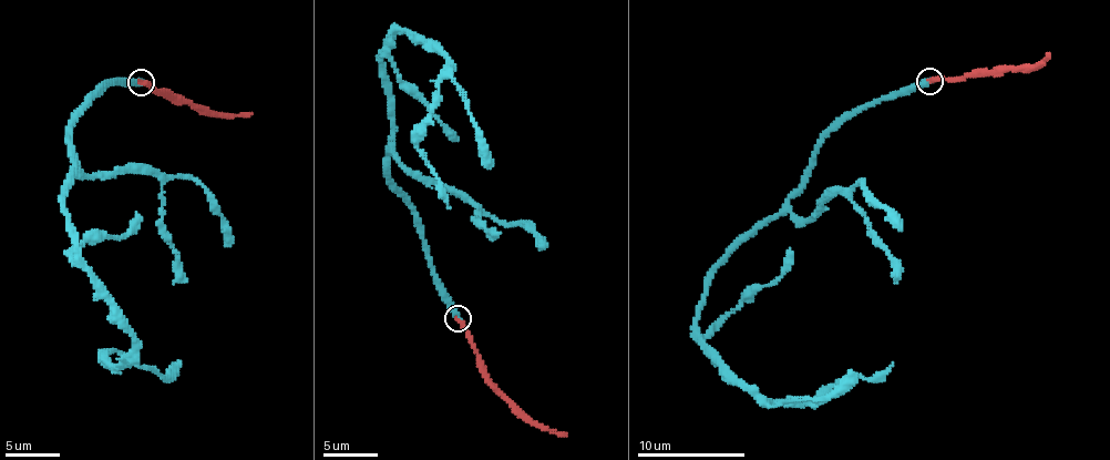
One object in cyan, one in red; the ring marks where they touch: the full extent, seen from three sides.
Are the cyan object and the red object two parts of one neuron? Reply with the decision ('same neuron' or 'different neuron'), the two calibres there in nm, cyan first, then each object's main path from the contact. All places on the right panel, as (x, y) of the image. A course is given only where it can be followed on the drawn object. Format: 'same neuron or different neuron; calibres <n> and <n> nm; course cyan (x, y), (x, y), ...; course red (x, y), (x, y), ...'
same neuron; calibres 360 and 240 nm; course cyan (929, 82), (846, 112), (807, 181), (716, 268), (696, 320), (707, 355), (773, 402), (812, 404), (892, 363); course red (929, 79), (984, 75), (1037, 64), (1049, 53)

